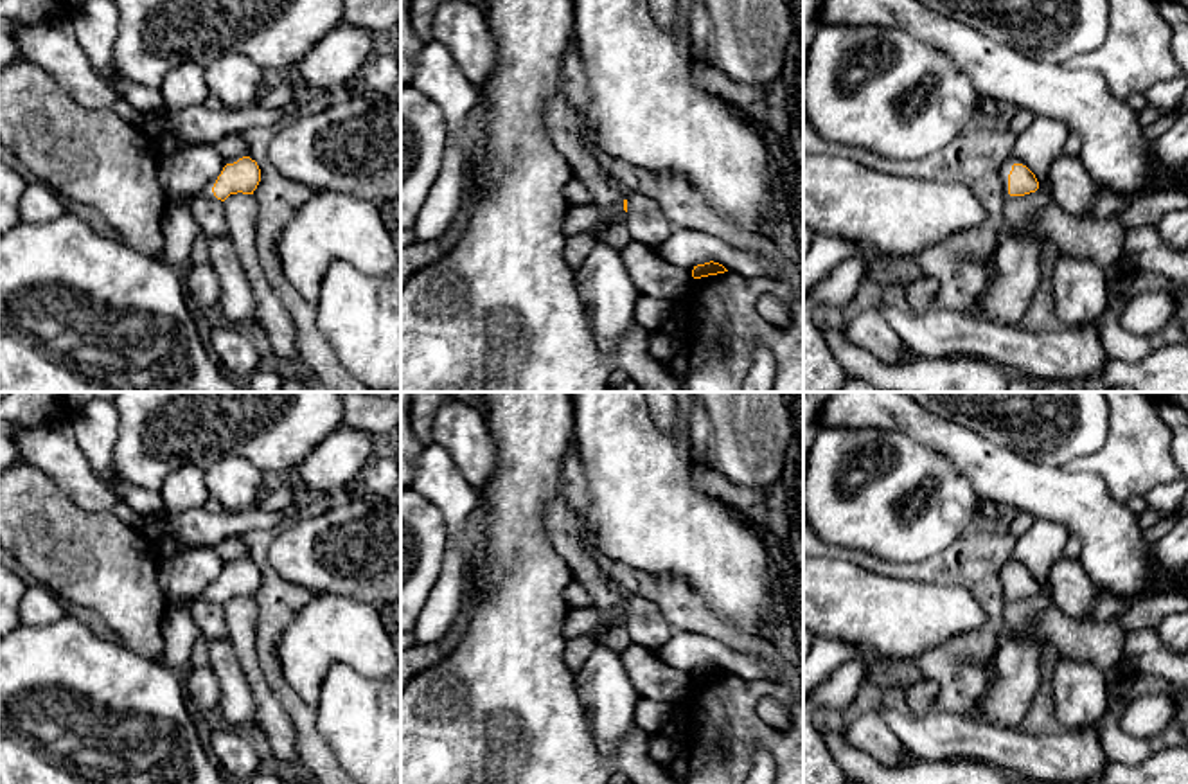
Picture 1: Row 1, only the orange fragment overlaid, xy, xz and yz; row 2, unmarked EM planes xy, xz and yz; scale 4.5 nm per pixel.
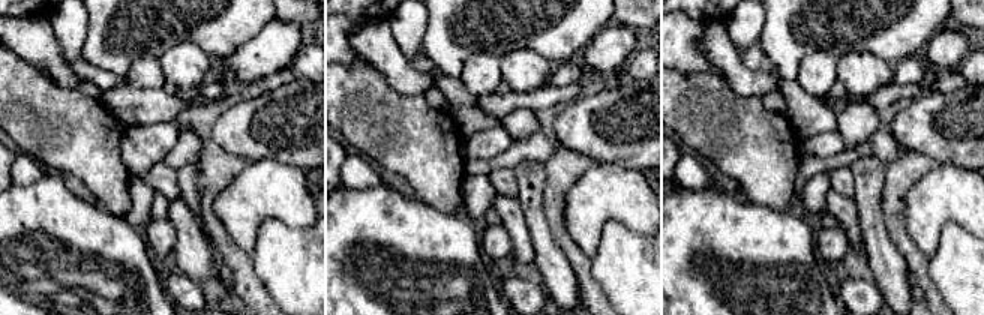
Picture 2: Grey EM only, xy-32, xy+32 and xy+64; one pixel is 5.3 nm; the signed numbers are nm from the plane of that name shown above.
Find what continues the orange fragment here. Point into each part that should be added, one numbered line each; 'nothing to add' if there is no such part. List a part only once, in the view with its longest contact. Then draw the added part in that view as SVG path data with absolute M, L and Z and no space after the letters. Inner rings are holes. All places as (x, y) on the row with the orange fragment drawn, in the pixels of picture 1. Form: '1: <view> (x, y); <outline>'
nothing to add

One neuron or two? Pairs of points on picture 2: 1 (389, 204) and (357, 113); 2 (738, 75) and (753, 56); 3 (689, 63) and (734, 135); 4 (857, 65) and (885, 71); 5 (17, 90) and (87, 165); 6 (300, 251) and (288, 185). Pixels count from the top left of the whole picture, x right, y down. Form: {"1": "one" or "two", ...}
{"1": "two", "2": "two", "3": "two", "4": "one", "5": "one", "6": "two"}

